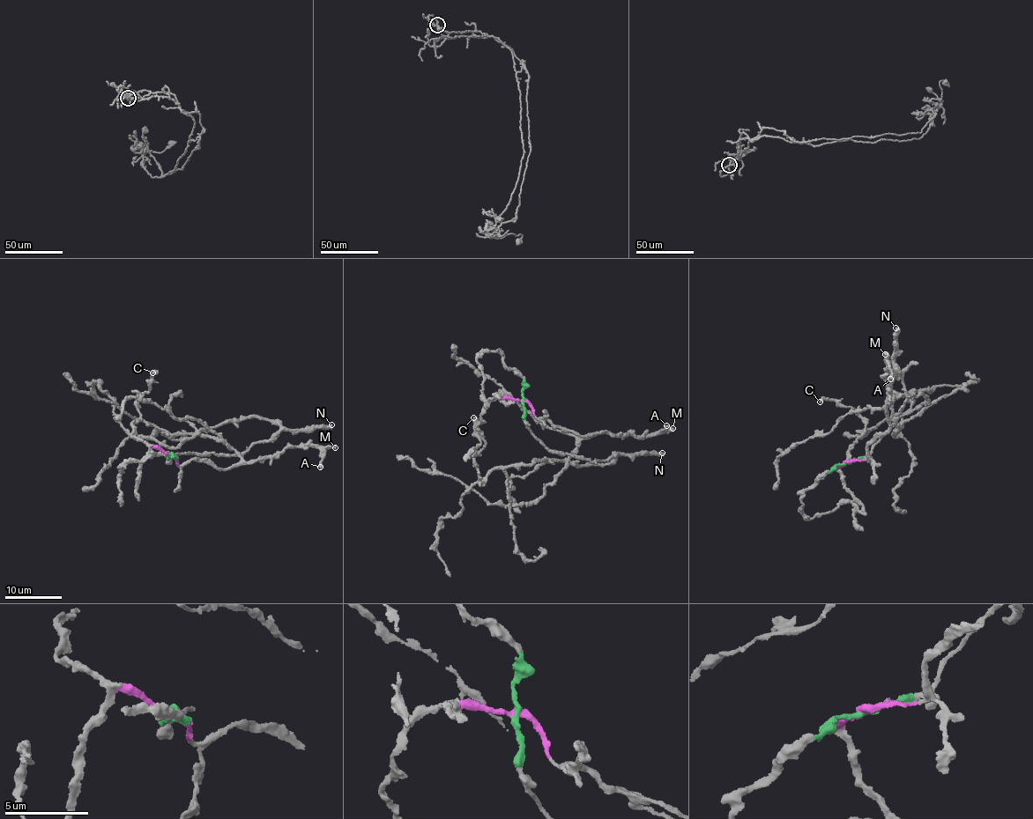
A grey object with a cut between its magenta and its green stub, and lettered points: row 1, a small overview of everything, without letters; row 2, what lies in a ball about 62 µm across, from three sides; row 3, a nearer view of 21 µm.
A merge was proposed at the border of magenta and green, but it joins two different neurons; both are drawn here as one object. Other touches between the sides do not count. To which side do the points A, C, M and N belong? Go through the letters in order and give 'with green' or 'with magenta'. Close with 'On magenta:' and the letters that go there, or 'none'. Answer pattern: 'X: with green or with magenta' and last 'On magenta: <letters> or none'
A: with magenta
C: with magenta
M: with magenta
N: with green
On magenta: A, C, M

